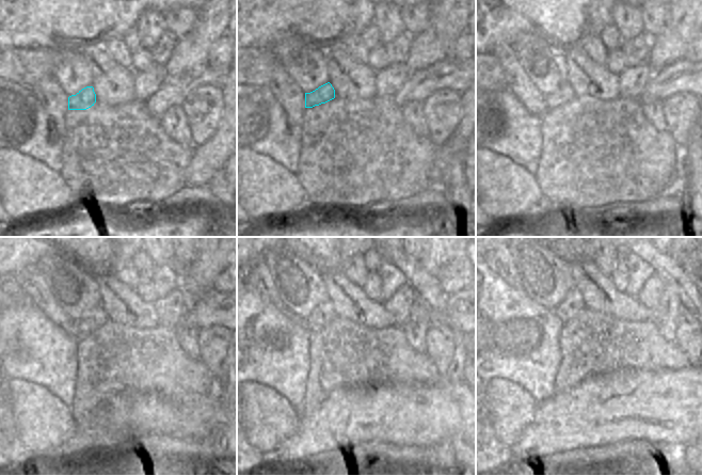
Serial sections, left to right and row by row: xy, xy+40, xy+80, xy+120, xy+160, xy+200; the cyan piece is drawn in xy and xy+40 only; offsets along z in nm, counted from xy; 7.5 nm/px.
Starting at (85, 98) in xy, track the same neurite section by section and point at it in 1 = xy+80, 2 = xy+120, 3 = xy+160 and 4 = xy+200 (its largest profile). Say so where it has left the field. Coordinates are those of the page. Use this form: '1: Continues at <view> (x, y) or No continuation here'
1: Continues at xy+80 (564, 94)
2: Continues at xy+120 (94, 318)
3: Continues at xy+160 (323, 315)
4: Continues at xy+200 (572, 303).

